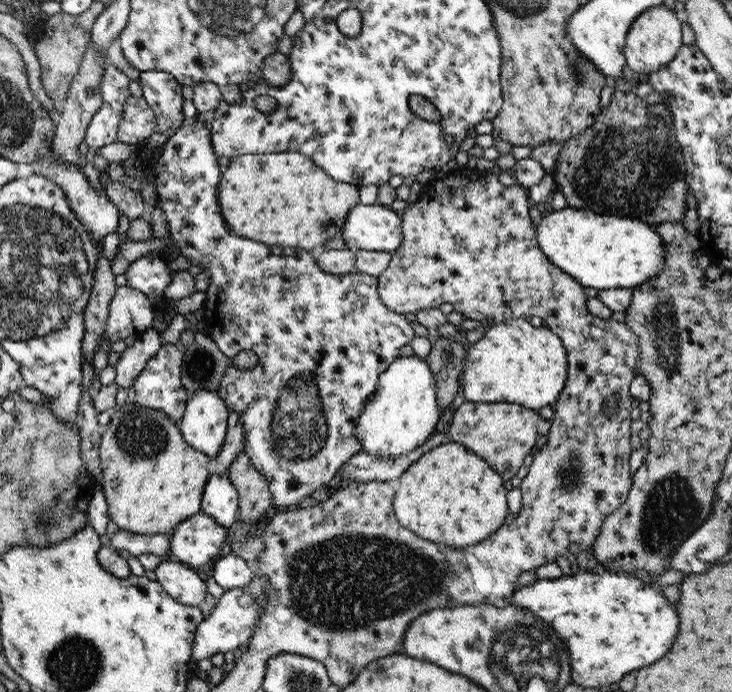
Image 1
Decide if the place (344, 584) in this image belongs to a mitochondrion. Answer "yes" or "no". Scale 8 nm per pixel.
yes

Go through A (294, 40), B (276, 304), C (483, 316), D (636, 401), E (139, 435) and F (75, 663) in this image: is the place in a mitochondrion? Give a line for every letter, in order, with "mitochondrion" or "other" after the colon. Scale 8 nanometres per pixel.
A: other
B: other
C: other
D: other
E: mitochondrion
F: mitochondrion

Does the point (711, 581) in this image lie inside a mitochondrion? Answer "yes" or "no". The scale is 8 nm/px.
no

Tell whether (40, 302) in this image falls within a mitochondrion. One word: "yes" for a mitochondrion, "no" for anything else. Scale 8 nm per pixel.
yes

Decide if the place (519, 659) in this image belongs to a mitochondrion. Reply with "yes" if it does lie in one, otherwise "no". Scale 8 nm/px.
yes

